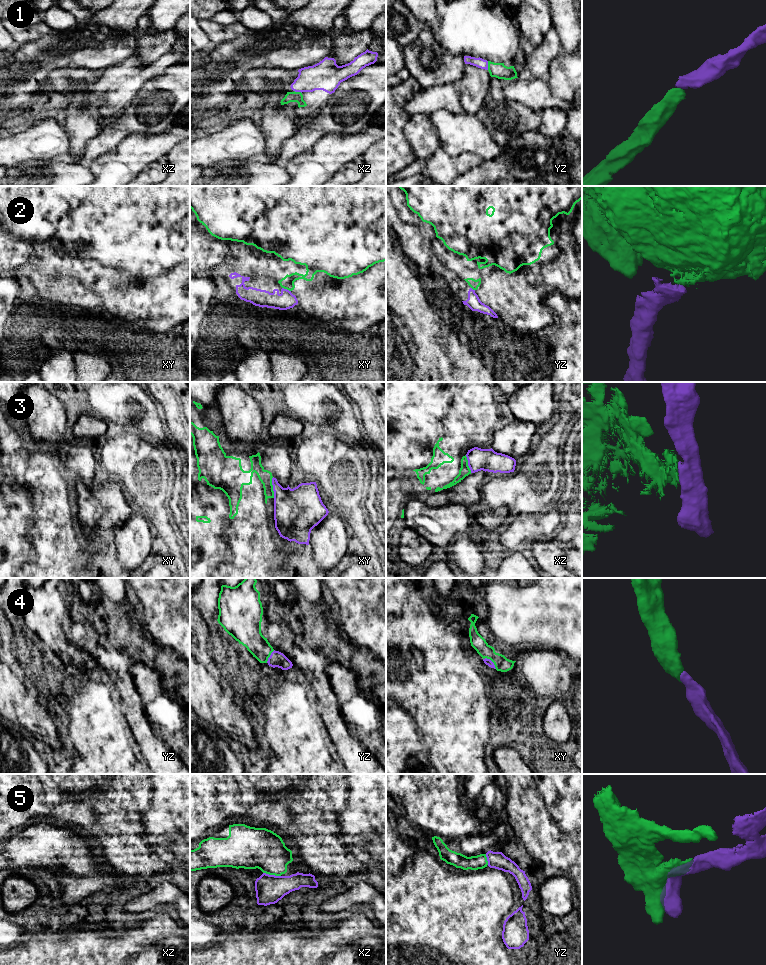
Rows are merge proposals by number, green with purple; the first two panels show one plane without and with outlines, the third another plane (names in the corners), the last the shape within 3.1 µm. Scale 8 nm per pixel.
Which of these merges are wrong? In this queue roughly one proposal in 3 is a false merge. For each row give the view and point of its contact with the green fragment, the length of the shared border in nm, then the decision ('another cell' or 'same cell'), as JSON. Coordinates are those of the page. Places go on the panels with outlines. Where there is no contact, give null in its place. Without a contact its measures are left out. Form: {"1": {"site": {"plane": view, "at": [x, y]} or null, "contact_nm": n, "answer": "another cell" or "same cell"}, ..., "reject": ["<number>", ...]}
{"1": {"site": {"plane": "yz", "at": [488, 65]}, "contact_nm": 70, "answer": "same cell"}, "2": {"site": {"plane": "xy", "at": [286, 288]}, "contact_nm": 80, "answer": "another cell"}, "3": {"site": {"plane": "xy", "at": [272, 487]}, "contact_nm": 170, "answer": "another cell"}, "4": {"site": {"plane": "xy", "at": [491, 660]}, "contact_nm": 140, "answer": "same cell"}, "5": {"site": {"plane": "xz", "at": [272, 874]}, "contact_nm": 150, "answer": "same cell"}, "reject": ["2", "3"]}

